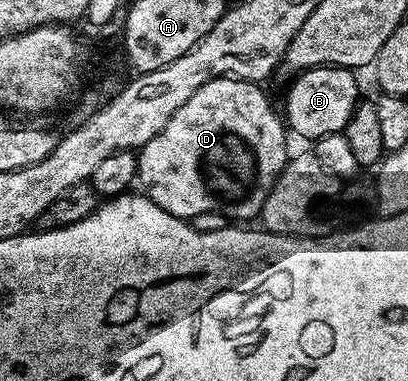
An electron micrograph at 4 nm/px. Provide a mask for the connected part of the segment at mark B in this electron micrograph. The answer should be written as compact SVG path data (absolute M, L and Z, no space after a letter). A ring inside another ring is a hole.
M326 66L323 68L305 69L305 71L302 72L300 76L296 77L296 79L294 79L292 83L290 83L293 85L290 86L289 93L287 93L285 96L285 112L283 108L283 116L284 119L287 121L288 127L292 129L292 131L294 128L294 130L297 131L299 135L306 136L306 138L309 139L309 142L316 142L316 140L320 136L326 136L327 134L331 134L332 132L344 132L345 127L347 126L347 122L351 118L351 114L353 113L354 108L356 108L359 103L359 95L357 96L357 80L353 76L356 75L354 75L354 73L347 68L334 68L332 66Z

